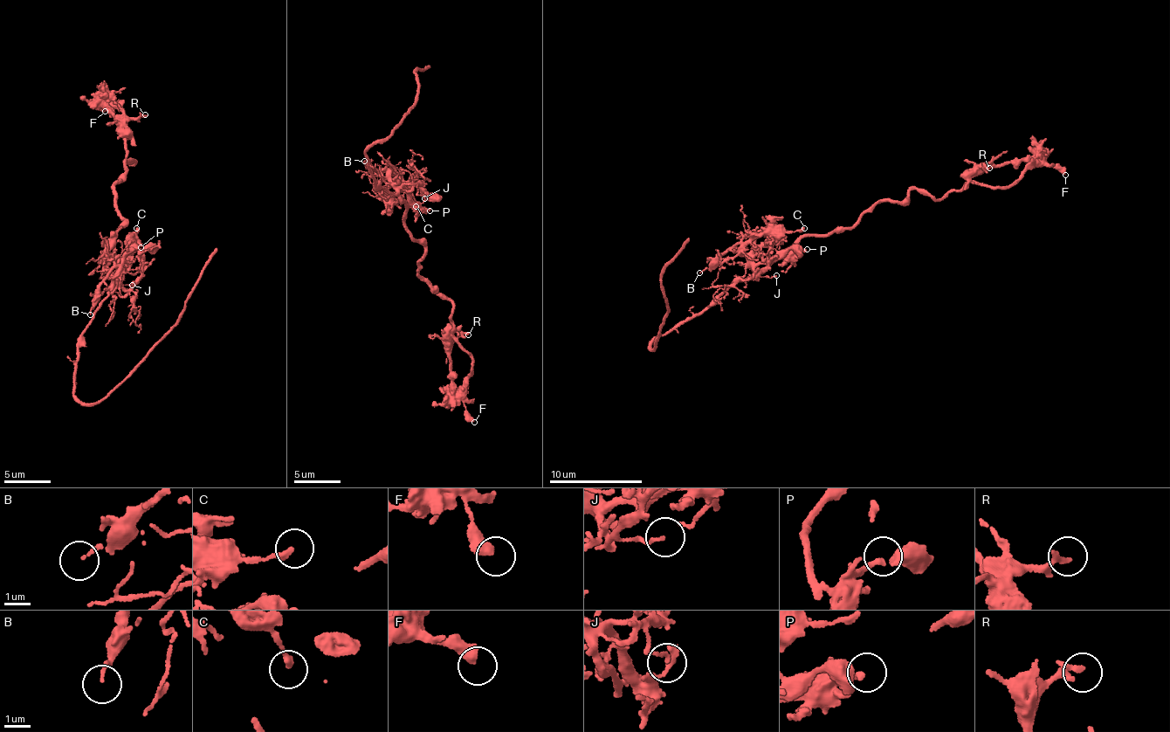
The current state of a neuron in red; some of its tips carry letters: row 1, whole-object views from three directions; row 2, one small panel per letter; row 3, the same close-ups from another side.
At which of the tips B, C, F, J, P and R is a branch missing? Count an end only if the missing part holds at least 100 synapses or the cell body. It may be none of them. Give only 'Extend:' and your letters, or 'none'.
Extend: none

